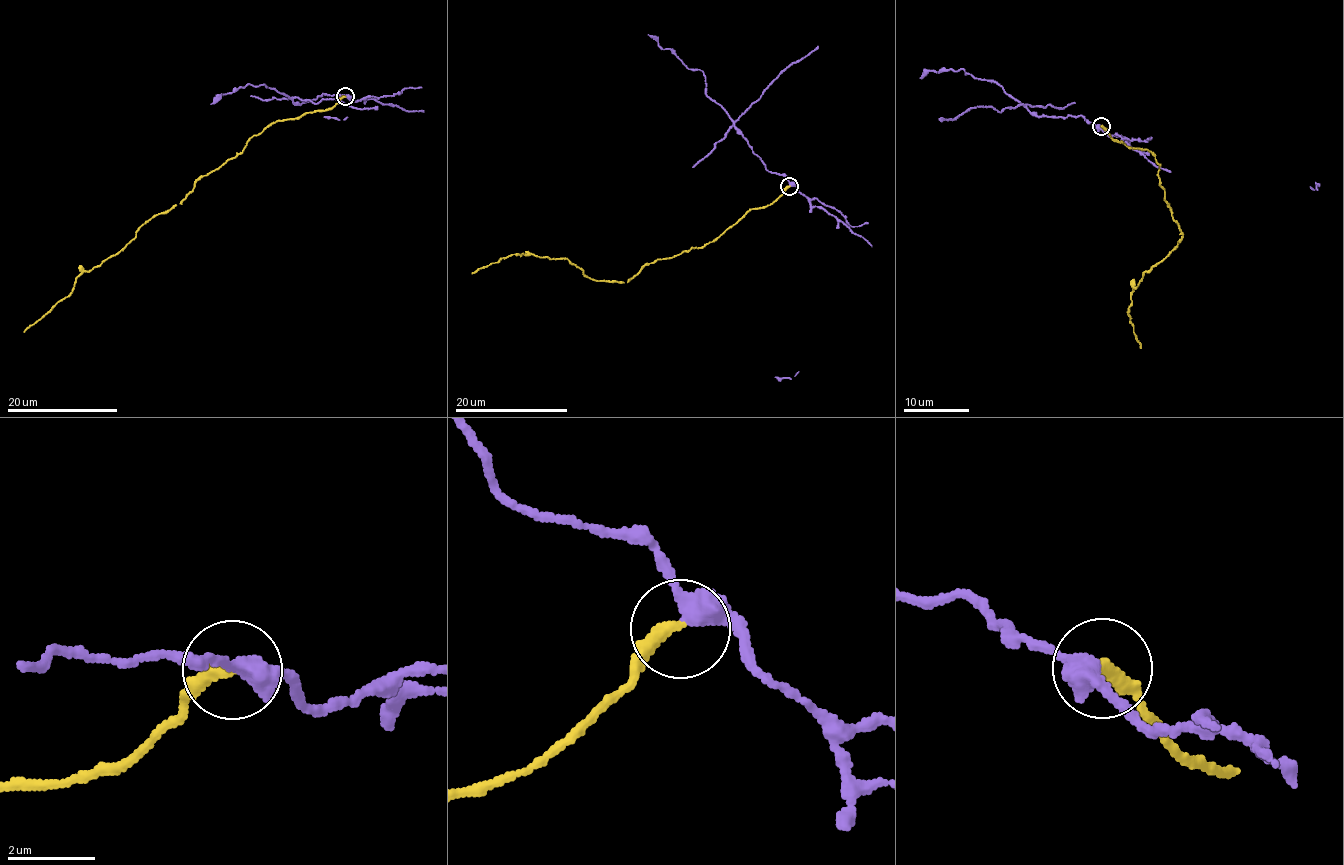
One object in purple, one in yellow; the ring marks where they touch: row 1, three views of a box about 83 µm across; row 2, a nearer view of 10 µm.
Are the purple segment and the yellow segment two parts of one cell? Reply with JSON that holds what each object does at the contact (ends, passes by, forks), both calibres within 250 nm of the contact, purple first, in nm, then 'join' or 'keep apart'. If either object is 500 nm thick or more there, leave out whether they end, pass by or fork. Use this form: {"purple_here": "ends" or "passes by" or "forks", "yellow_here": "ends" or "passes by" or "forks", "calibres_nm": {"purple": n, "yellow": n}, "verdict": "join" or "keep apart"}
{"purple_here": "passes by", "yellow_here": "ends", "calibres_nm": {"purple": 400, "yellow": 320}, "verdict": "keep apart"}

